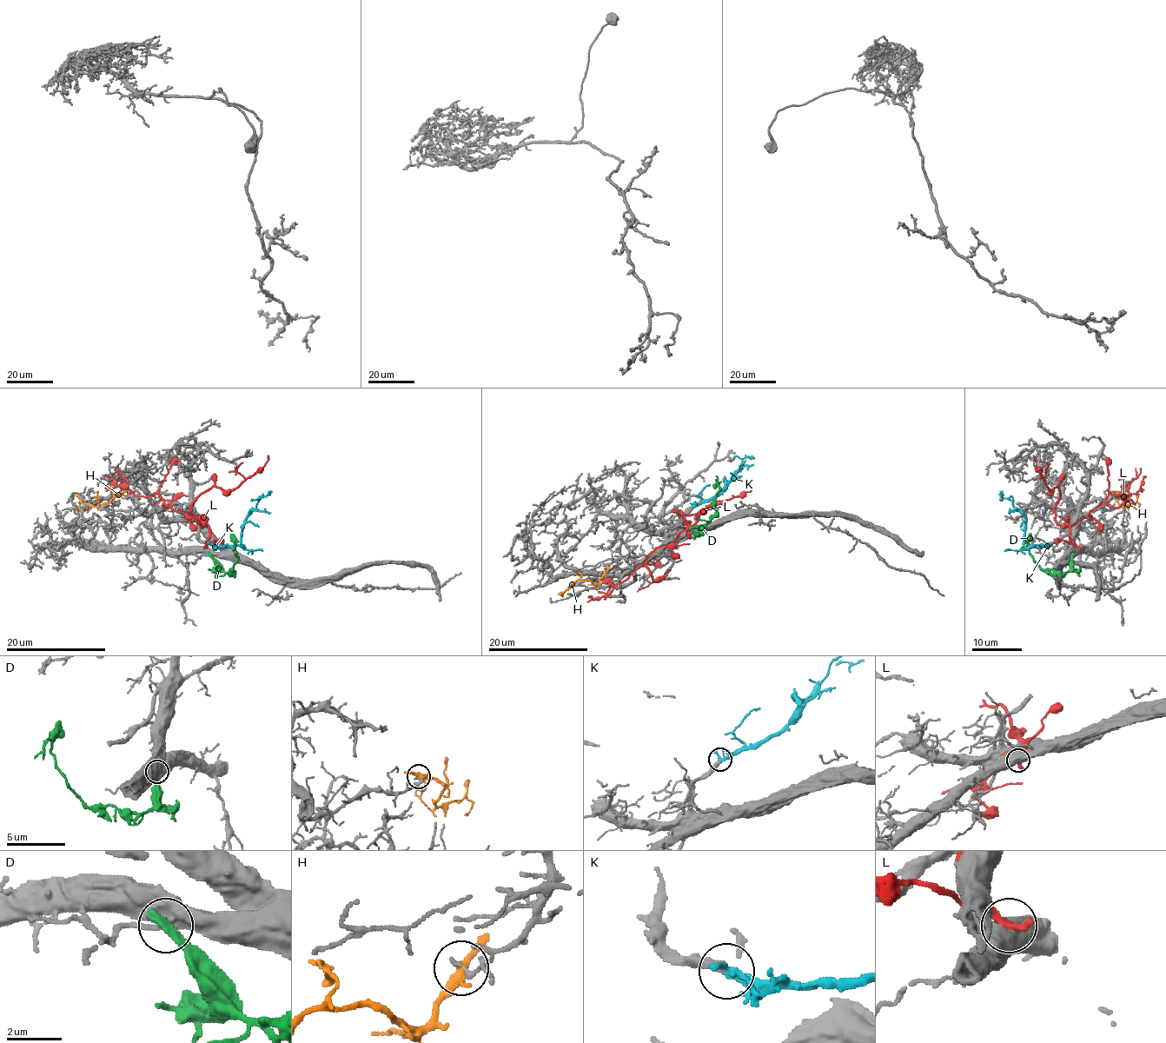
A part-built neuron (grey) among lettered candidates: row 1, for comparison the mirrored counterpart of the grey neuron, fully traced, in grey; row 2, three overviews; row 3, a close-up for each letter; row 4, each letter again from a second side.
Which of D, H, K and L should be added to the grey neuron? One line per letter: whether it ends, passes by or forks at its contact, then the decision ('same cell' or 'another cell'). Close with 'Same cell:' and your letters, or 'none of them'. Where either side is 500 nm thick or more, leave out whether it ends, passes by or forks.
D: it ends | another cell
H: it forks | another cell
K: it ends | same cell
L: another cell
Same cell: K

